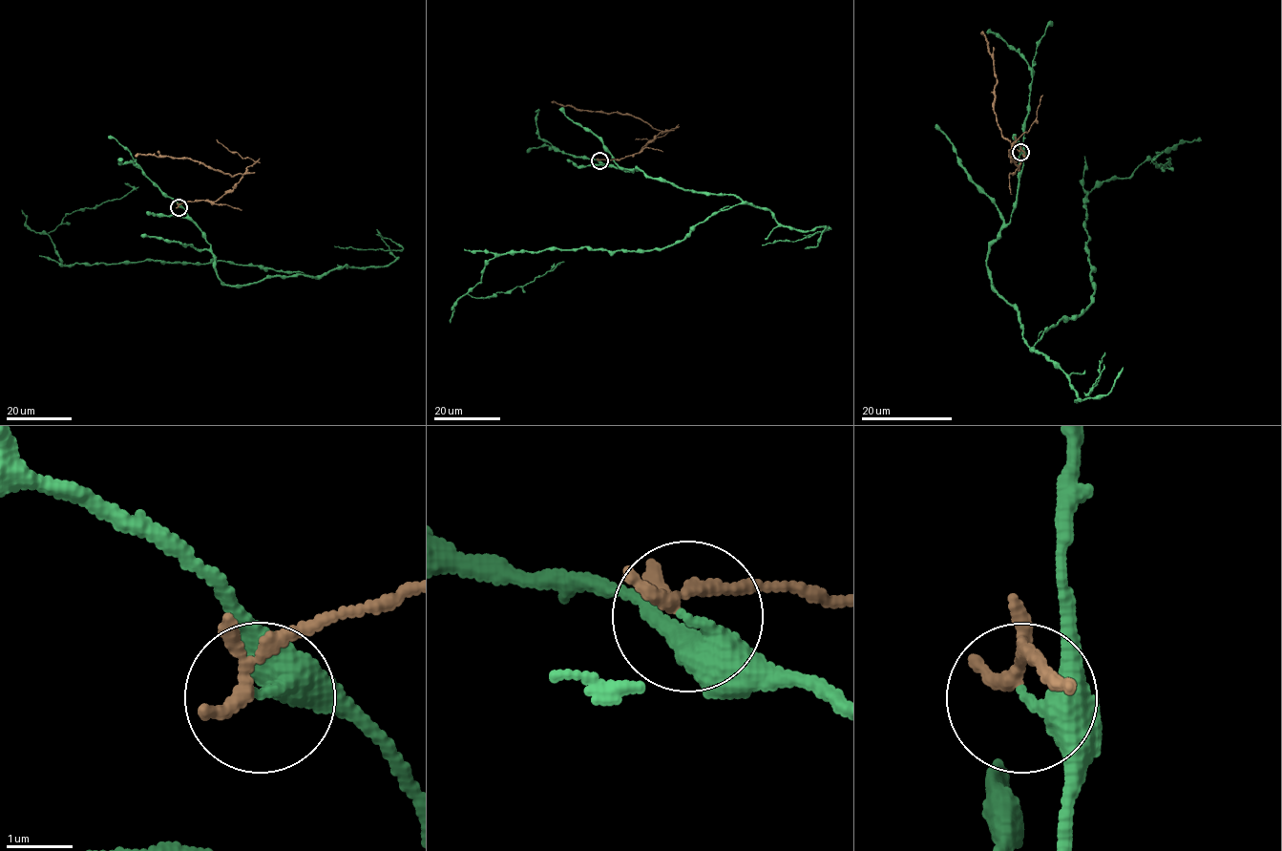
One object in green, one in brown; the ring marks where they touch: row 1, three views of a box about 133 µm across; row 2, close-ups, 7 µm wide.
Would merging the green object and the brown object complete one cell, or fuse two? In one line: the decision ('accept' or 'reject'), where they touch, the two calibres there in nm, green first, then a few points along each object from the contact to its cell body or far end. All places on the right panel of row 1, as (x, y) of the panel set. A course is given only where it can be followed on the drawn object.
reject; place (1020, 152); calibres 280 and 170 nm; course green (1020, 152), (986, 263), (1030, 347), (1091, 302), (1086, 191), (1145, 161), (1166, 167), (1163, 152); course brown (1020, 151), (1024, 159), (1018, 167), (1011, 159), (1013, 146), (997, 122), (994, 55), (981, 32)

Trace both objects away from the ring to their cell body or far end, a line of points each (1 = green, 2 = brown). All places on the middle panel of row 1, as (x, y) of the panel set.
1: (599, 160), (742, 202), (713, 212), (662, 248), (497, 254), (468, 293), (510, 292), (550, 269)
2: (598, 160), (621, 159), (636, 154), (662, 133), (632, 117), (577, 111), (573, 106), (551, 102)

